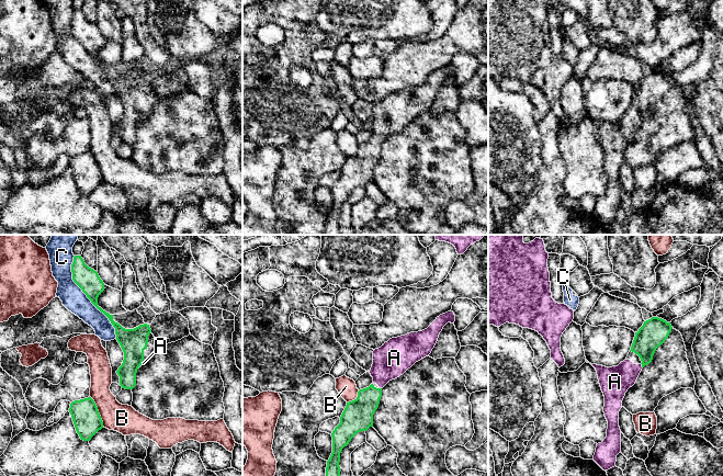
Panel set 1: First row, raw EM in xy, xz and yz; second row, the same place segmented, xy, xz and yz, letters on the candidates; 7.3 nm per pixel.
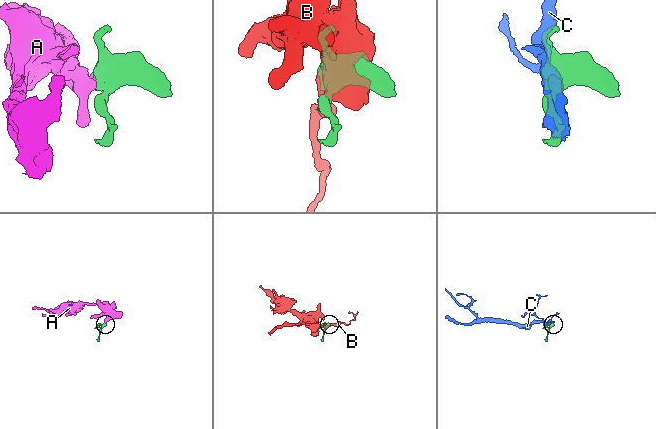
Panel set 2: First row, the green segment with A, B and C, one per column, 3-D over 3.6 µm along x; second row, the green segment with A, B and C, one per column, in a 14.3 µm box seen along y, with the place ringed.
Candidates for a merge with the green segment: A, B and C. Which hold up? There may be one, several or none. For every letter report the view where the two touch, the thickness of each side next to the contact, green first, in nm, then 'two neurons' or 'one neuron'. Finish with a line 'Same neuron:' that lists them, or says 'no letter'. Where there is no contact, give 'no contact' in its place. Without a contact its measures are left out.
A: contact in yz; calibres 200 and 220 nm; one neuron
B: contact in xy; calibres 200 and 200 nm; two neurons
C: contact in xy; calibres 170 and 170 nm; two neurons
Same neuron: A

